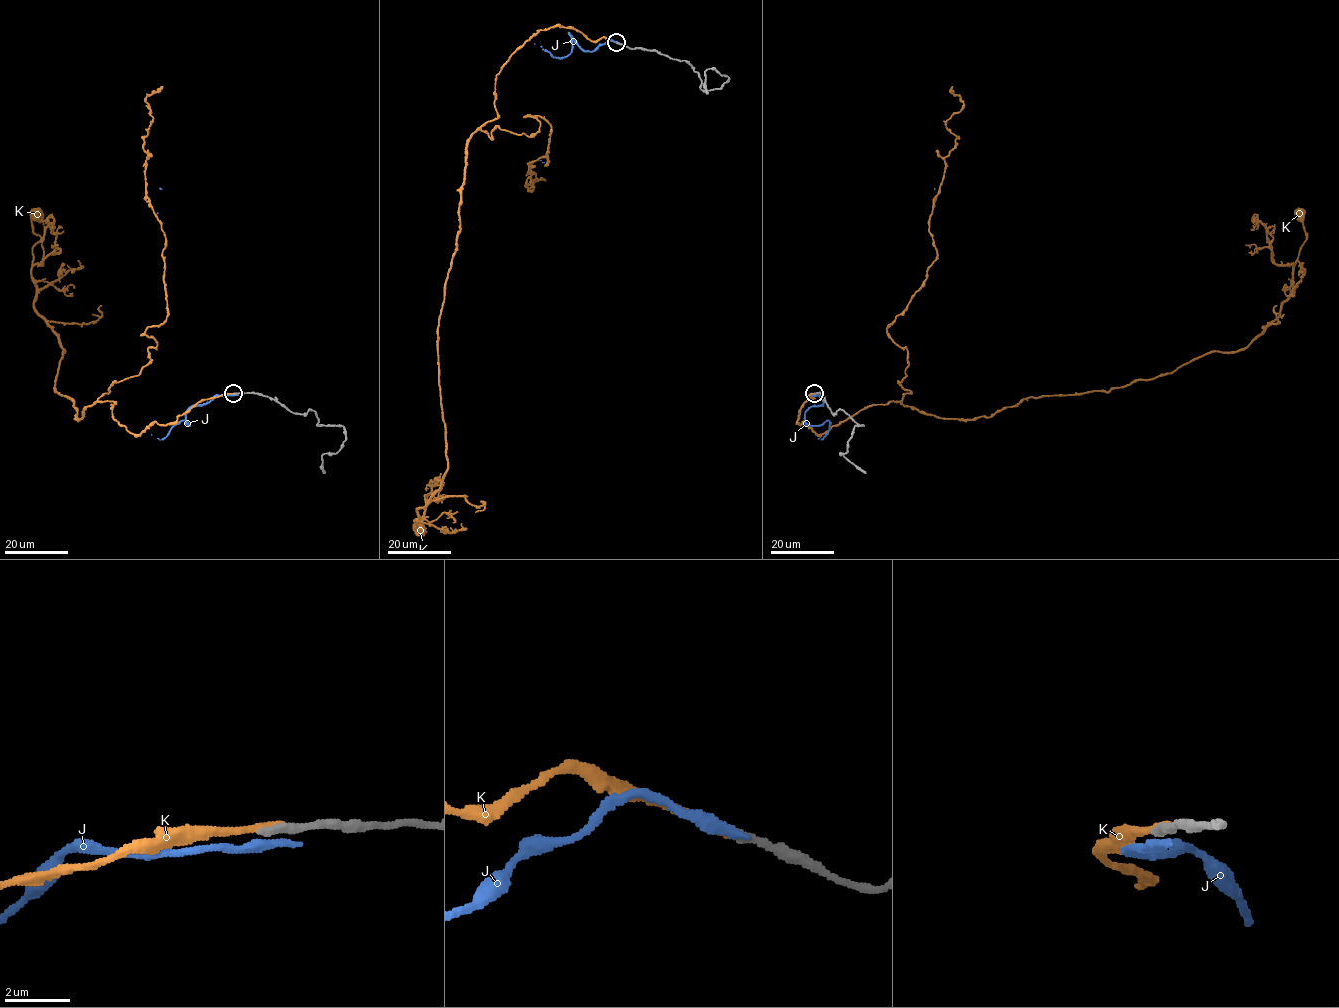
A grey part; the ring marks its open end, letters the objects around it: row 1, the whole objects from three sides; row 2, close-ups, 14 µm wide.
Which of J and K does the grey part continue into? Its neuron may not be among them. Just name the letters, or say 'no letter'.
no letter

